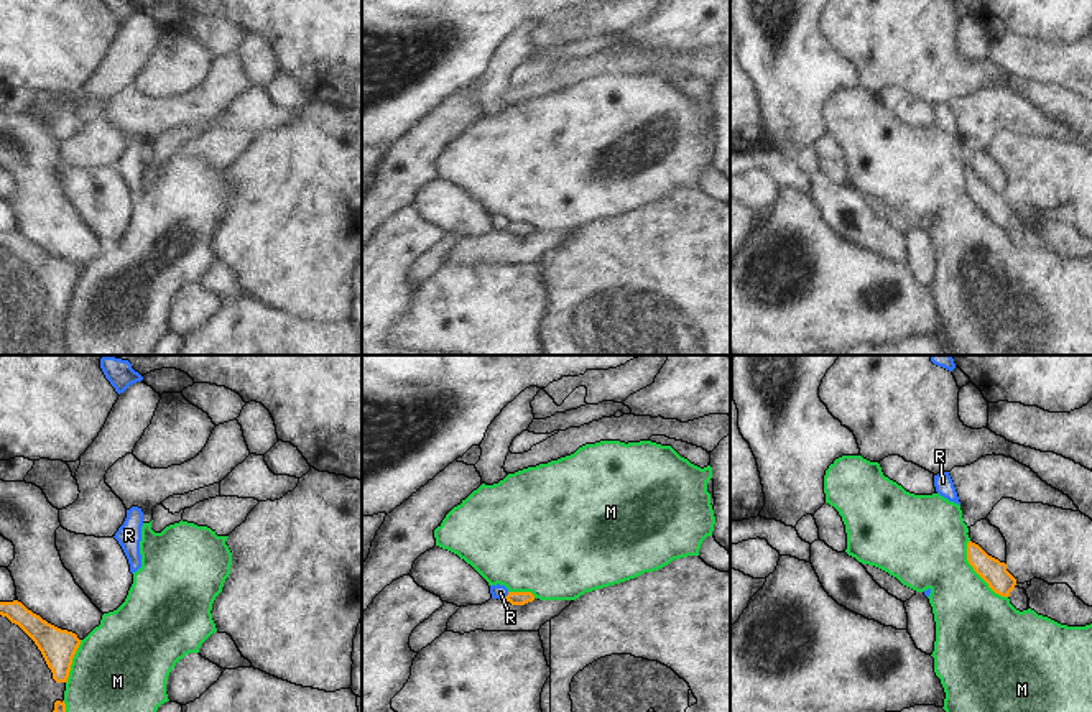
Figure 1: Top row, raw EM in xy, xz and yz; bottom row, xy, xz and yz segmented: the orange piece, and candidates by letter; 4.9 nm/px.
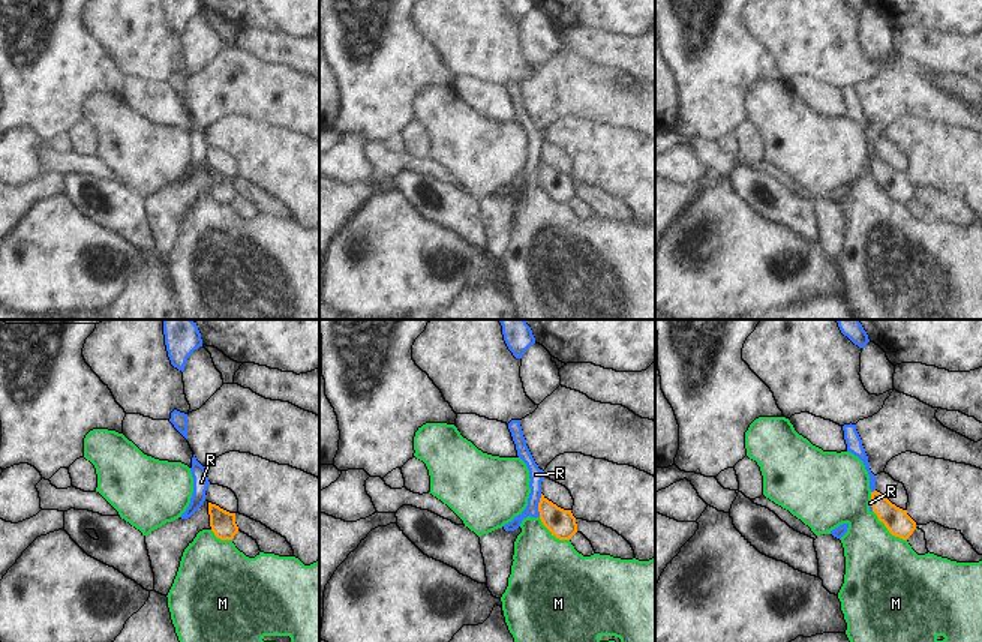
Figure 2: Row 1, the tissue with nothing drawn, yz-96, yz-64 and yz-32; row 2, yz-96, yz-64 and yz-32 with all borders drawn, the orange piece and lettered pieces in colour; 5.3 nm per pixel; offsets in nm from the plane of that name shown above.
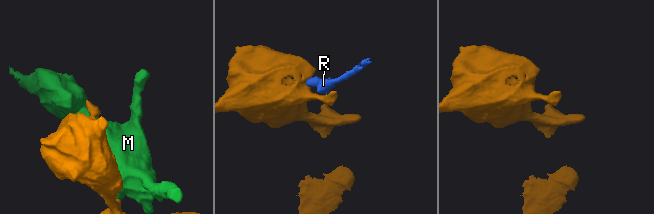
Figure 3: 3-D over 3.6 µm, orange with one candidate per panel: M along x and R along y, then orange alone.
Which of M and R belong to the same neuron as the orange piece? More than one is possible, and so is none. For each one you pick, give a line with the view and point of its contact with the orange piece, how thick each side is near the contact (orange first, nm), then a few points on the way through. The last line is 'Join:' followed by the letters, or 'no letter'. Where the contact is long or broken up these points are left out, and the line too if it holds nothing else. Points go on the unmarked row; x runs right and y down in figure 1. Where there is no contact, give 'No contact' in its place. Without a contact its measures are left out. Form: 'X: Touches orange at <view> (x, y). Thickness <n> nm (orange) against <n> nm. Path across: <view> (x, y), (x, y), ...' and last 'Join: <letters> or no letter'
Join: no letter

